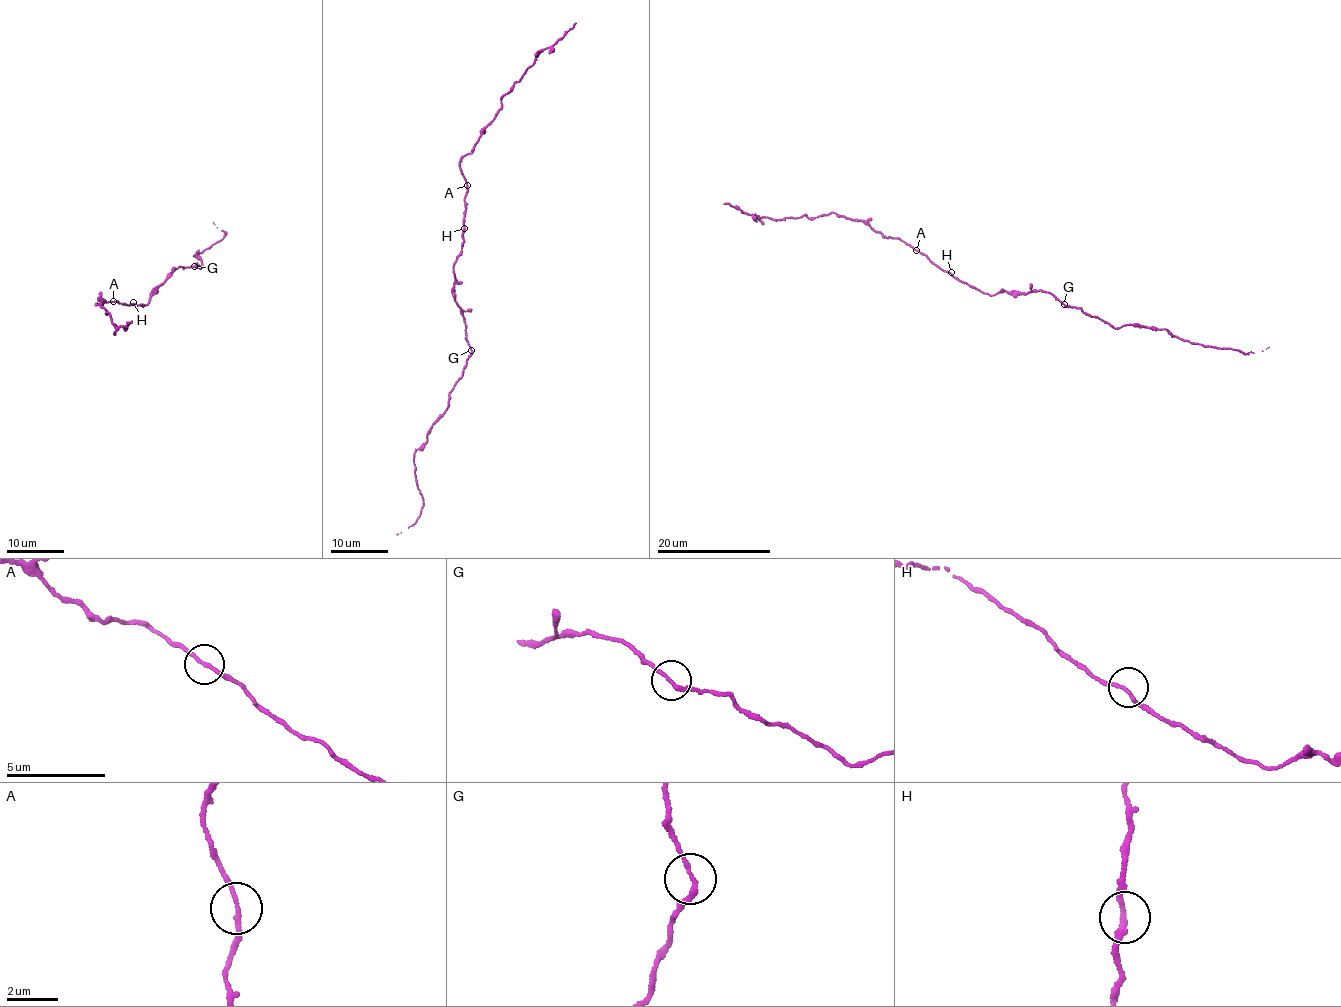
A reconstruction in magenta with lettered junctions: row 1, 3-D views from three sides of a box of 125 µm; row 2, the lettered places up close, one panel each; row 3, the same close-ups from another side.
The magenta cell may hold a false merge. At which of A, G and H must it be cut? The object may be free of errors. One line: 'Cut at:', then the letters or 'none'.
Cut at: none

